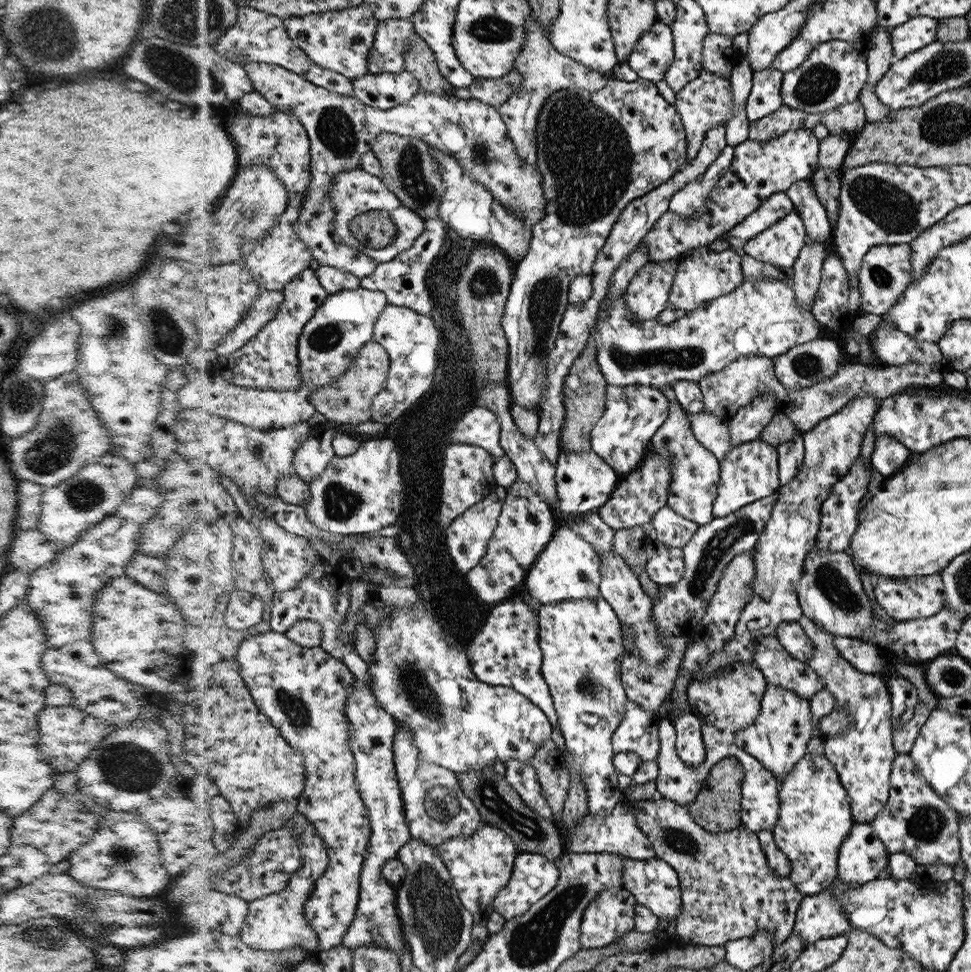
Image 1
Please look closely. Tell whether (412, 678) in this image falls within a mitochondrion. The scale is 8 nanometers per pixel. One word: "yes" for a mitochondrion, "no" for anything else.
yes

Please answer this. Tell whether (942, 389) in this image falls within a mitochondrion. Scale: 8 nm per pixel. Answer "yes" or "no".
no

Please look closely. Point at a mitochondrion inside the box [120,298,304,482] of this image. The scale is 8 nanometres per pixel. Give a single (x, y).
(169, 338)

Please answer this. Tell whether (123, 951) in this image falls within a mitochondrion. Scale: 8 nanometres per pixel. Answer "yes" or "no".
no

